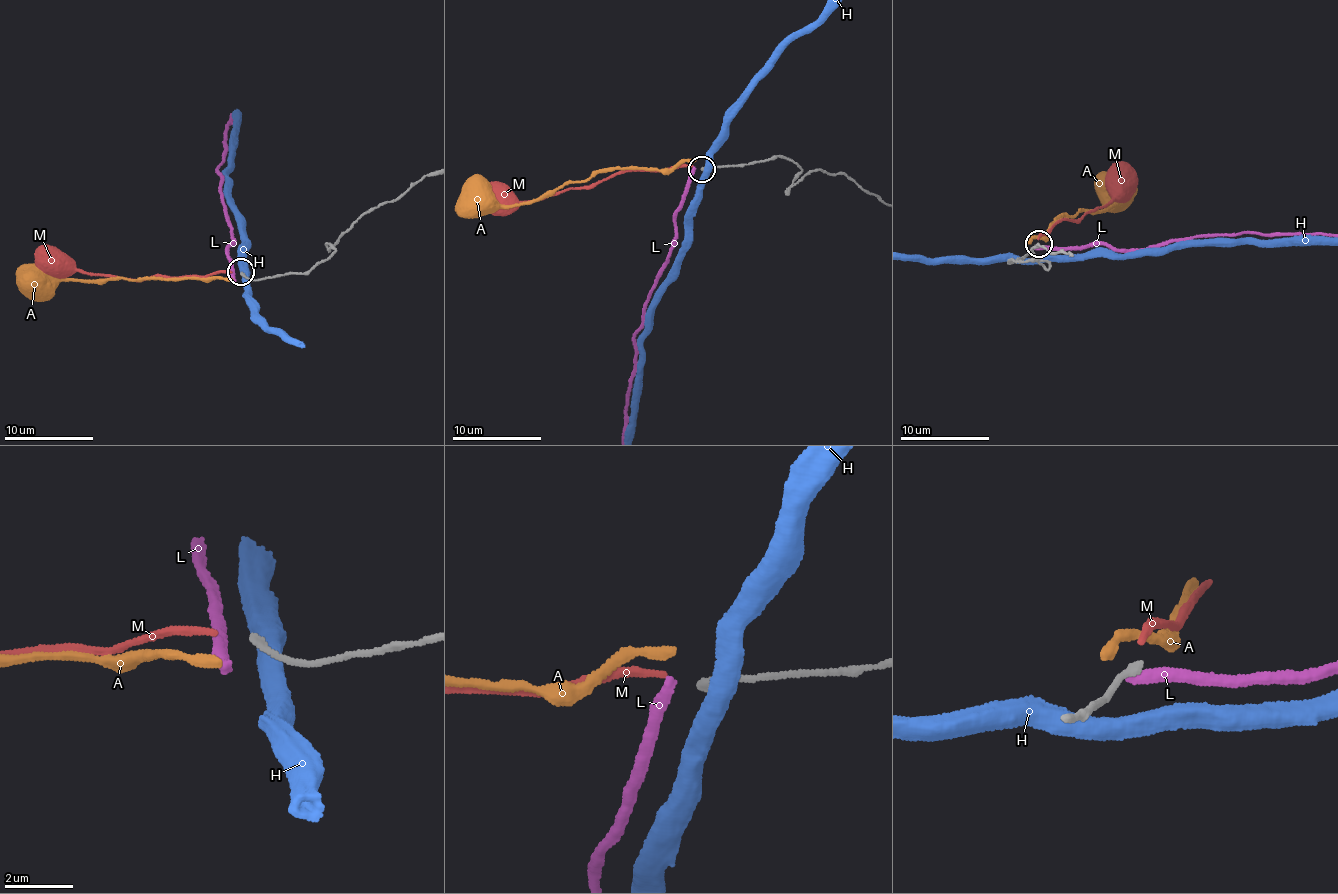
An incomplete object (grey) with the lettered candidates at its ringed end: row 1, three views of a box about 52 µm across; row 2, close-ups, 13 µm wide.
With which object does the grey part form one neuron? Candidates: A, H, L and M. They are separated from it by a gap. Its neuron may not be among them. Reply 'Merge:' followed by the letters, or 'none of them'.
Merge: none of them

